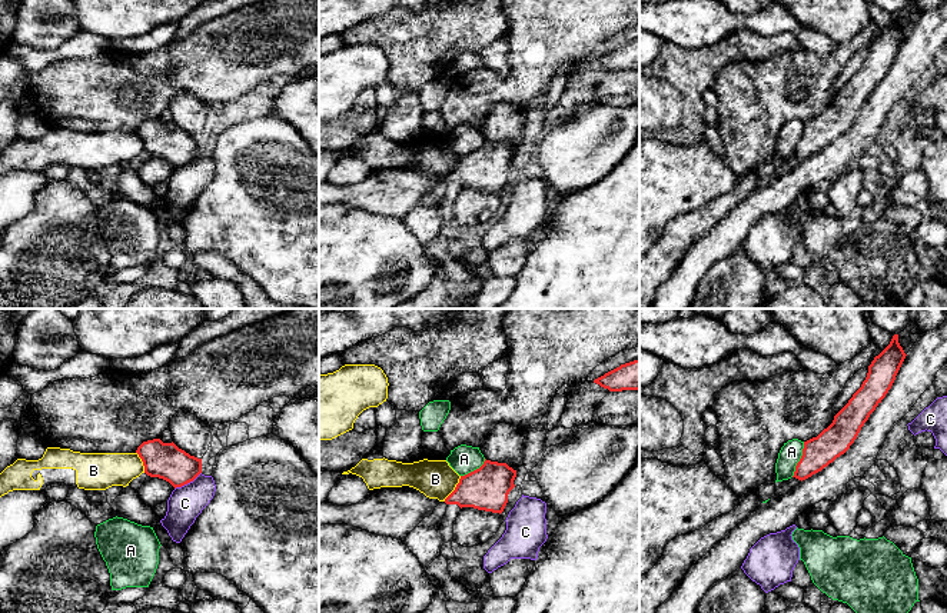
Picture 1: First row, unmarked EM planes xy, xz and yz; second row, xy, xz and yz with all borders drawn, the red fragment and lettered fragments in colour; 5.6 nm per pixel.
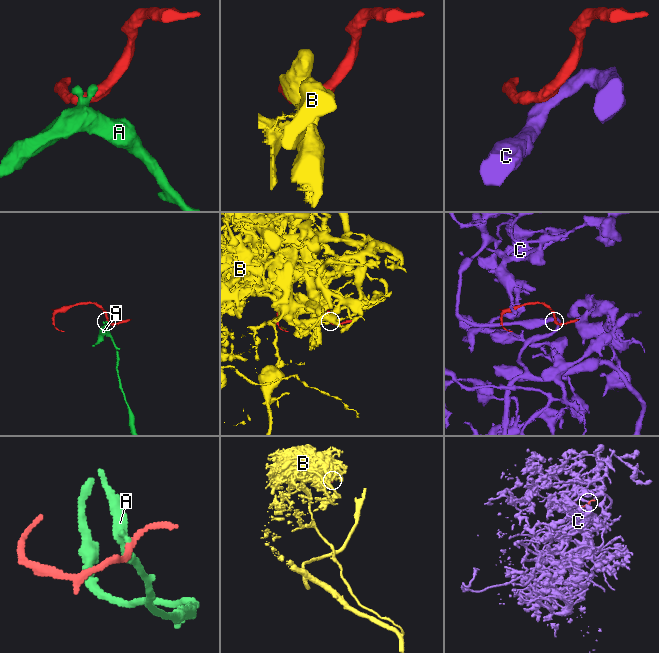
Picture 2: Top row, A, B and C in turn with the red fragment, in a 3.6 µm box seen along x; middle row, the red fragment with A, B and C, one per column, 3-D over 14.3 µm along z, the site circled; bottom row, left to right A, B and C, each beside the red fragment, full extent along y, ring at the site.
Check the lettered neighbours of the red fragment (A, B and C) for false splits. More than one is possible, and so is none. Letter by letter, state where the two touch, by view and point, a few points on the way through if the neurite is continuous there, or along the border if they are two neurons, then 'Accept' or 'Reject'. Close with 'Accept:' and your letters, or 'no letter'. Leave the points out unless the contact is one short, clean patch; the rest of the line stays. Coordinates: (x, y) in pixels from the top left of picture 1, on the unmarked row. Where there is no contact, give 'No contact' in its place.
A: Touches red at yz (800, 139). Boundary: yz (804, 122), (801, 137), (791, 156). Reject
B: Touches red at xz (455, 169). Reject
C: Touches red at xy (188, 162). Boundary: xy (200, 152), (192, 160), (175, 169). Reject
Accept: no letter

